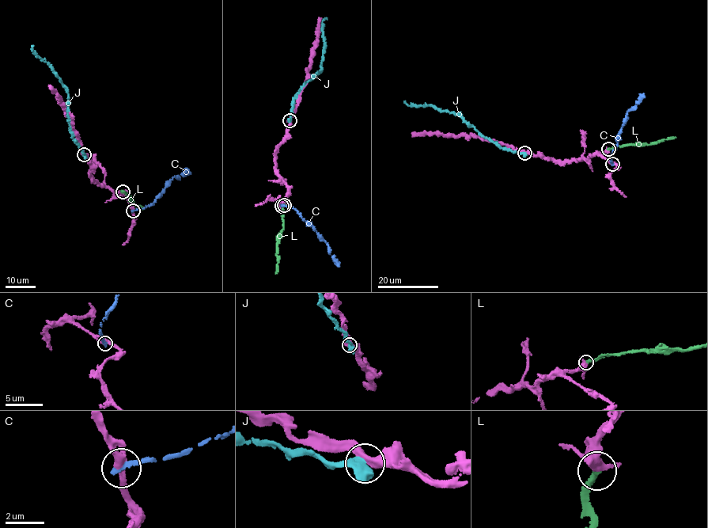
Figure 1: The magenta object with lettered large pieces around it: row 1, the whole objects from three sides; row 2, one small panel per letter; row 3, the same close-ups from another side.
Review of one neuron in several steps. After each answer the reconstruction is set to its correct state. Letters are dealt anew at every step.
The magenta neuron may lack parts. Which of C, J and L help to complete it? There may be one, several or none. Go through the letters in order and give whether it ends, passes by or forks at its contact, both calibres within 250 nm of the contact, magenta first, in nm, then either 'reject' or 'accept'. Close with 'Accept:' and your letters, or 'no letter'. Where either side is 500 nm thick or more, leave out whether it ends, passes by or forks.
C: it ends | 440/360 nm | reject
J: it passes by | 460/480 nm | reject
L: 600/360 nm | accept
Accept: L

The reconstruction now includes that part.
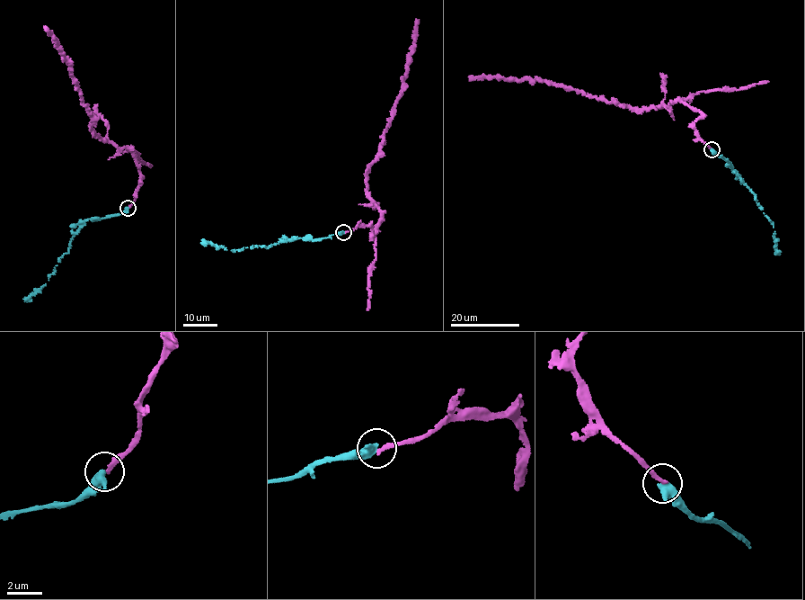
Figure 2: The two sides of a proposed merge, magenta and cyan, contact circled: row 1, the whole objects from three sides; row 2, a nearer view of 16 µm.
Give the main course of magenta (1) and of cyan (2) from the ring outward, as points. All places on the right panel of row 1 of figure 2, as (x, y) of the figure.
1: (712, 149), (694, 127), (703, 114), (681, 102), (632, 110), (544, 81), (469, 76)
2: (712, 149), (728, 161), (774, 224), (779, 255)

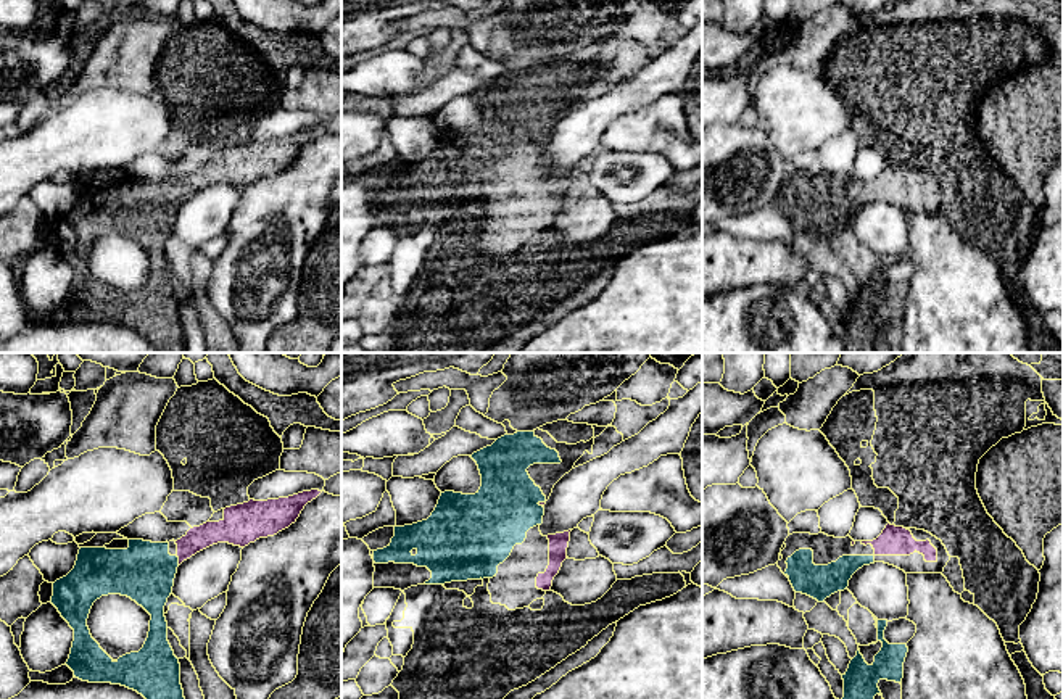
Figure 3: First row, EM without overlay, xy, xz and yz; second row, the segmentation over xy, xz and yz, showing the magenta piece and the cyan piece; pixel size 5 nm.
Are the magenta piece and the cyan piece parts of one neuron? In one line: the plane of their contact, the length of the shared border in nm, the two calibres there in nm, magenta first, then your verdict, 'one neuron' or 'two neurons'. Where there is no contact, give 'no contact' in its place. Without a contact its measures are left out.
xy | 50 nm | 120/300 nm | one neuron

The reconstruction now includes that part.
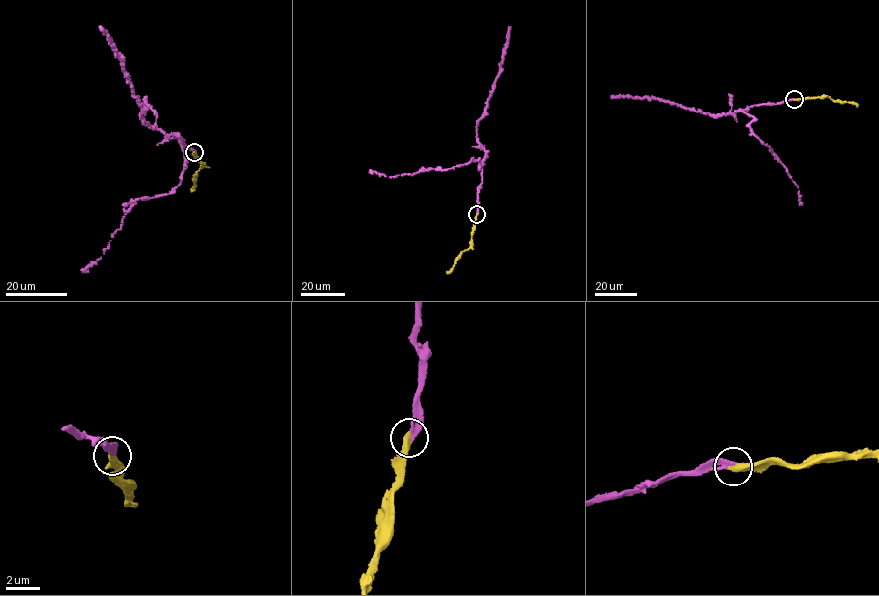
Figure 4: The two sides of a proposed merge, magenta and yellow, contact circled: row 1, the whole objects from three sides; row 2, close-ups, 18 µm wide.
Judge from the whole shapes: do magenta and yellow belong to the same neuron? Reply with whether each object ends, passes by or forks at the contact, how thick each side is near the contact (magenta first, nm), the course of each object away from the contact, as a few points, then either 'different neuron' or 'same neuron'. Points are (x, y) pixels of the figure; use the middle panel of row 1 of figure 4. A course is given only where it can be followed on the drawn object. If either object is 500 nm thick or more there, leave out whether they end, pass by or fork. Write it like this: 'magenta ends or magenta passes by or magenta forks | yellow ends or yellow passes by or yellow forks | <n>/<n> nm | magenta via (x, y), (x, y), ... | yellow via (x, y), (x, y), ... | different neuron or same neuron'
magenta ends | yellow ends | 300/440 nm | magenta via (476, 215), (485, 150), (476, 138), (476, 127), (499, 73), (510, 27) | yellow via (476, 215), (471, 245), (460, 253), (452, 269), (446, 271) | same neuron

